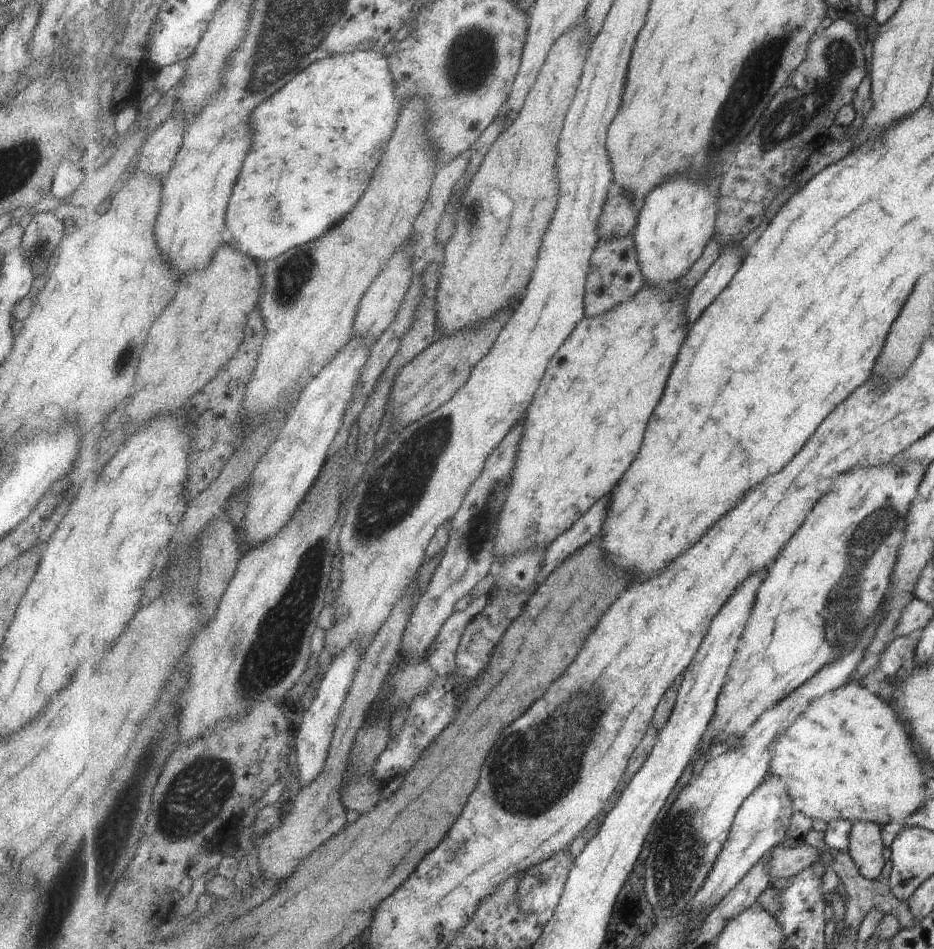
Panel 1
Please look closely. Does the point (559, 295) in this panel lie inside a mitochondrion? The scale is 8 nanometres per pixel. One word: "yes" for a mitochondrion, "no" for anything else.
no

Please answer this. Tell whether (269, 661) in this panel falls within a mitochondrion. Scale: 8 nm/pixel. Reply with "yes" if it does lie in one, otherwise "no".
yes

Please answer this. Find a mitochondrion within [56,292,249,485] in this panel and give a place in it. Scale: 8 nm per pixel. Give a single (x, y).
(127, 354)

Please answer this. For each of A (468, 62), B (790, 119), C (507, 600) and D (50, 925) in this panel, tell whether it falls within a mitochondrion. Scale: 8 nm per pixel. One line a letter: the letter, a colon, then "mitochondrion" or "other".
A: mitochondrion
B: mitochondrion
C: other
D: mitochondrion

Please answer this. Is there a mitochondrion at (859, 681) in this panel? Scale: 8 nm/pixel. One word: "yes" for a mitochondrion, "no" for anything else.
no

